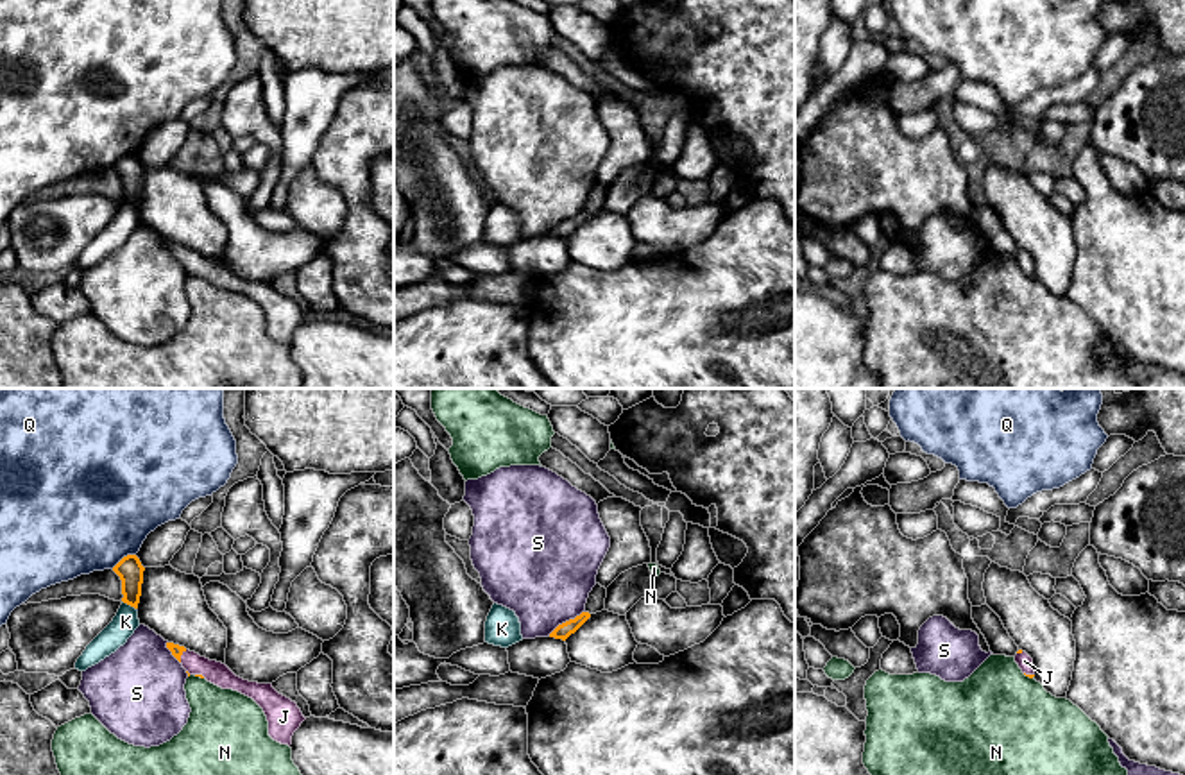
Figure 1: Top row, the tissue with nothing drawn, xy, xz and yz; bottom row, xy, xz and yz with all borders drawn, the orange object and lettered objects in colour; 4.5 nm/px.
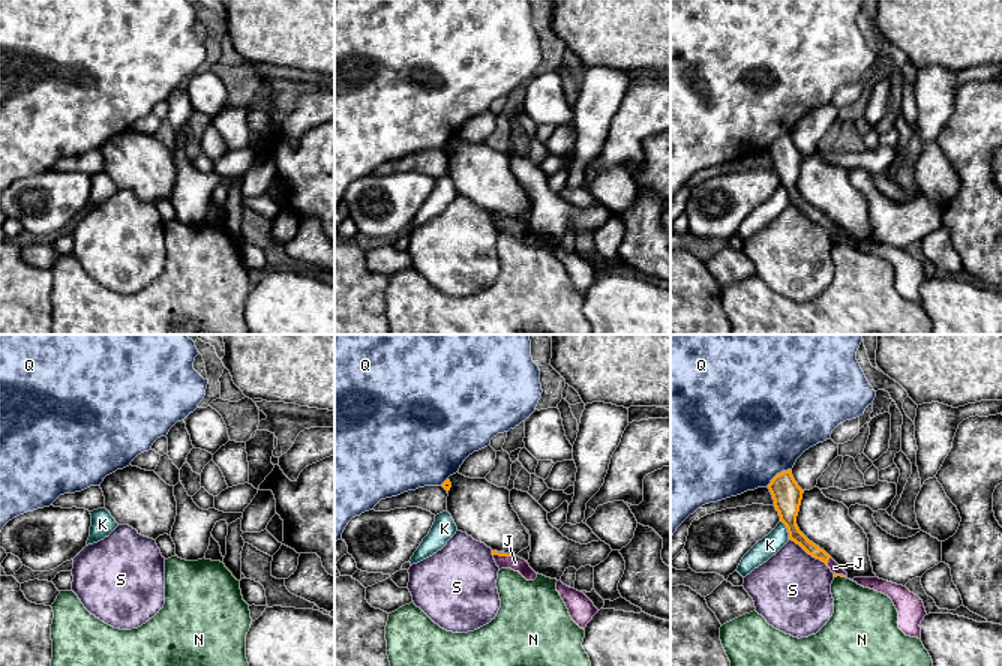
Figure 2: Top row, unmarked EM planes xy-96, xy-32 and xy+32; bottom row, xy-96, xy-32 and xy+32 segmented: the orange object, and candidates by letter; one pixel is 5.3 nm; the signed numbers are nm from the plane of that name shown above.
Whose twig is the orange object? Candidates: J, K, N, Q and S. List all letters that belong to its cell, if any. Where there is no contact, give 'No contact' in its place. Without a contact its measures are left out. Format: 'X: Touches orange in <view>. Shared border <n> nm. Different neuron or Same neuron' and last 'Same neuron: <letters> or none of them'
J: Touches orange in xy. Shared border 70 nm. Same neuron
K: Touches orange in xy. Shared border 80 nm. Different neuron
N: Touches orange in yz. Shared border 60 nm. Different neuron
Q: Touches orange in xy. Shared border 130 nm. Different neuron
S: Touches orange in xz. Shared border 200 nm. Different neuron
Same neuron: J

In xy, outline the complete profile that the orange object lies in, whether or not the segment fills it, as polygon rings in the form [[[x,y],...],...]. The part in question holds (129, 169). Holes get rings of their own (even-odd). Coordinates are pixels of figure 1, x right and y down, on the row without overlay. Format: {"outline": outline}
{"outline": [[[127,154],[113,166],[113,170],[122,179],[122,200],[138,208],[145,170],[140,158],[136,154]]]}

